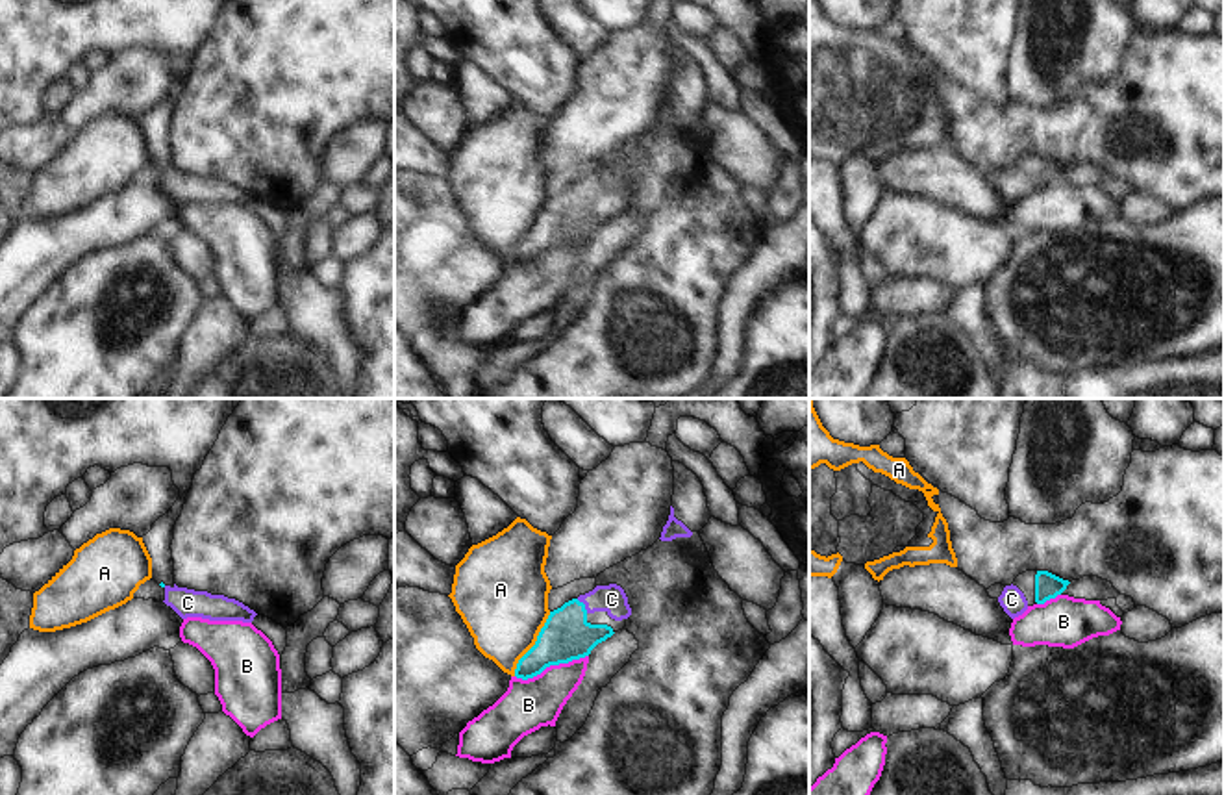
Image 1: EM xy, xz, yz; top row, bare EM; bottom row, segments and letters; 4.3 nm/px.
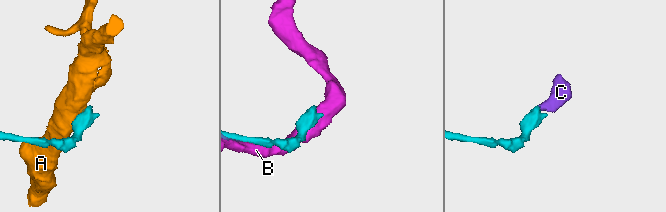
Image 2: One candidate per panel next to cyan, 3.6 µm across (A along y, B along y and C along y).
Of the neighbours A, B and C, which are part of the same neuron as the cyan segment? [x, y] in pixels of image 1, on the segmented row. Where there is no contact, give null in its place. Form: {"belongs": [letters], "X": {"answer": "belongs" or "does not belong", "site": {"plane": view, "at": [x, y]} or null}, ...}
{"belongs": ["C"], "A": {"answer": "does not belong", "site": {"plane": "xz", "at": [536, 643]}}, "B": {"answer": "does not belong", "site": {"plane": "xz", "at": [550, 664]}}, "C": {"answer": "belongs", "site": {"plane": "xz", "at": [584, 605]}}}

